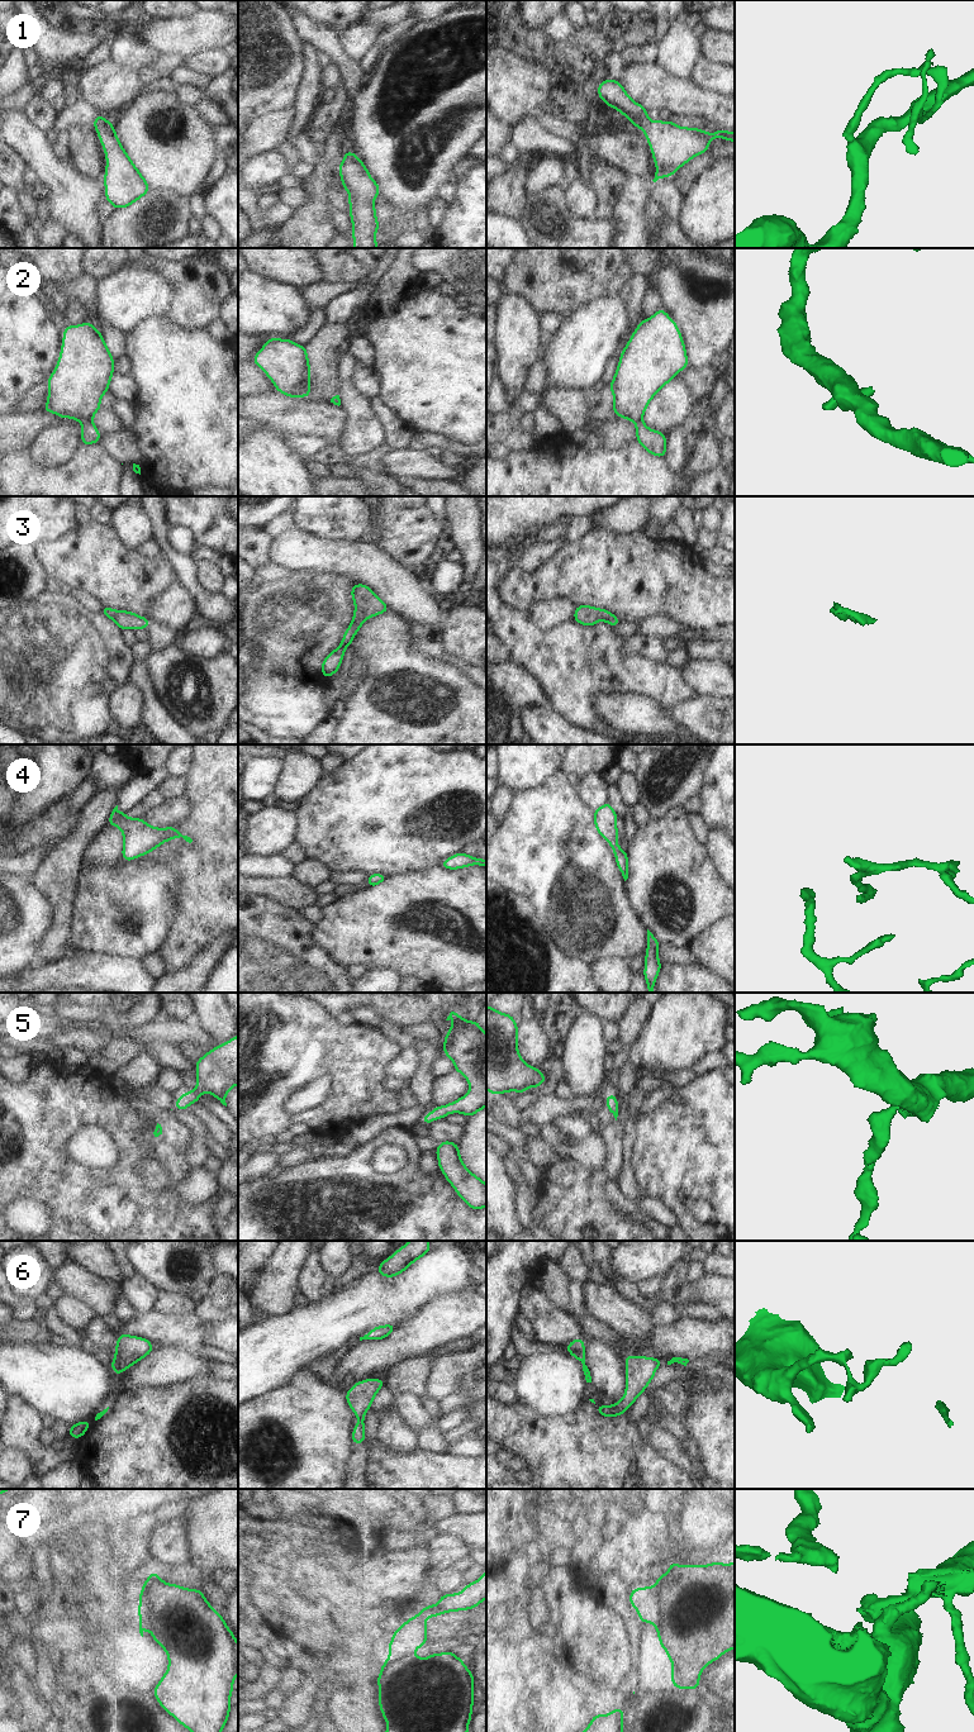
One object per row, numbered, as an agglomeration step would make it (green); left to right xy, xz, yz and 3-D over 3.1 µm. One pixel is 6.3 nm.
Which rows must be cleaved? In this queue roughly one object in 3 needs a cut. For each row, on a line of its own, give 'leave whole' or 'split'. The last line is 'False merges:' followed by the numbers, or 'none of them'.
1: leave whole
2: leave whole
3: leave whole
4: leave whole
5: leave whole
6: leave whole
7: split
False merges: 7

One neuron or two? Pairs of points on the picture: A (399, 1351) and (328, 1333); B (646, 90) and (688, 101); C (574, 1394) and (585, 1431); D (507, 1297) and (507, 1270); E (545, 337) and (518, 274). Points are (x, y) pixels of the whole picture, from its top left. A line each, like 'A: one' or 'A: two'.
A: two
B: one
C: two
D: one
E: two

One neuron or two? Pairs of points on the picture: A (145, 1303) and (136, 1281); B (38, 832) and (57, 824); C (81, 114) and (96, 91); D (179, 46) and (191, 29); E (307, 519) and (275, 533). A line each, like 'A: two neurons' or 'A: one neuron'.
A: one neuron
B: one neuron
C: two neurons
D: one neuron
E: two neurons

